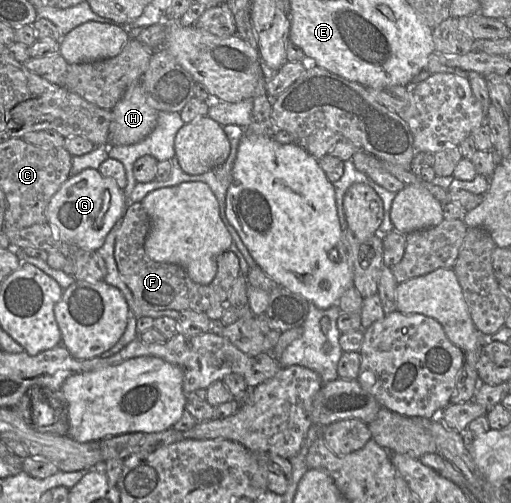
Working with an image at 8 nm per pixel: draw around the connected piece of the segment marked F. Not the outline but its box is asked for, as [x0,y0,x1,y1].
[114,203,240,312]

